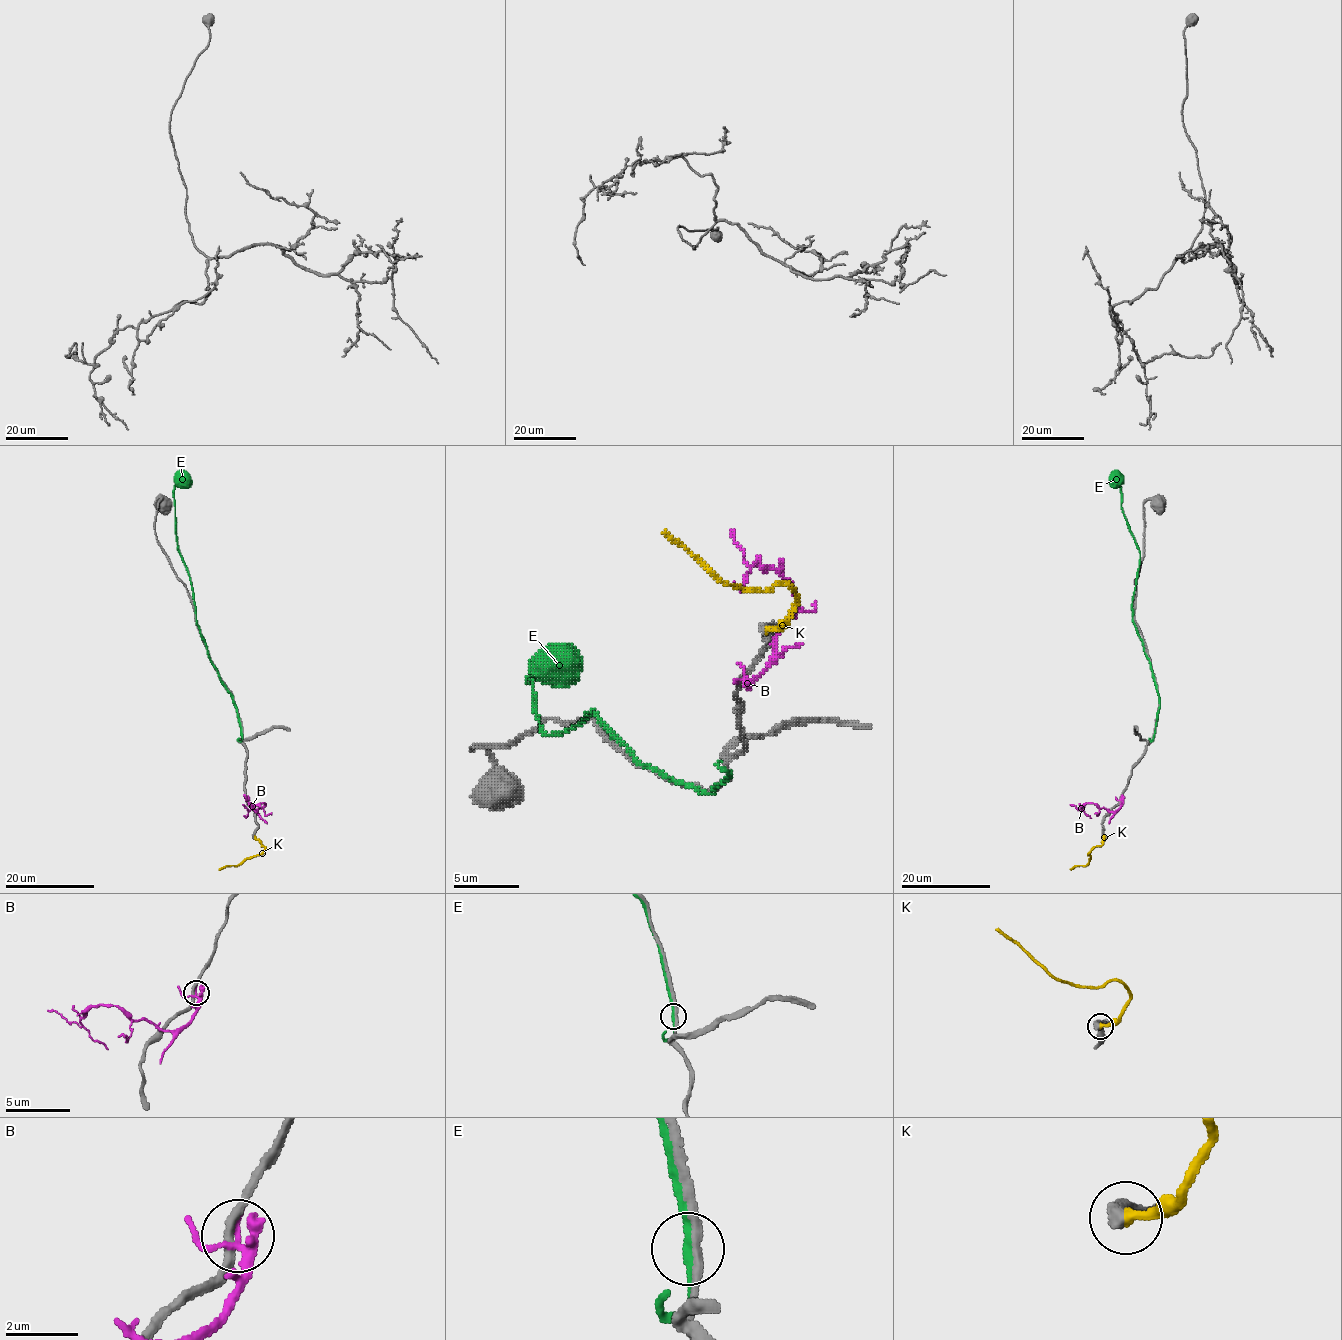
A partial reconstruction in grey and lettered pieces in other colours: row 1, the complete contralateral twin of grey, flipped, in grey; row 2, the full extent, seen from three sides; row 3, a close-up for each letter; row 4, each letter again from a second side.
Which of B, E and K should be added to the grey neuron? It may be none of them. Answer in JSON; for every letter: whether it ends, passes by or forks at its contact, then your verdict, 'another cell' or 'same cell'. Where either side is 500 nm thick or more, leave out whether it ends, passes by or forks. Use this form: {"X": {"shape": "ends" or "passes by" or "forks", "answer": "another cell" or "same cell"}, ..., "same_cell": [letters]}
{"B": {"shape": "forks", "answer": "another cell"}, "E": {"shape": "passes by", "answer": "another cell"}, "K": {"shape": "ends", "answer": "same cell"}, "same_cell": ["K"]}

